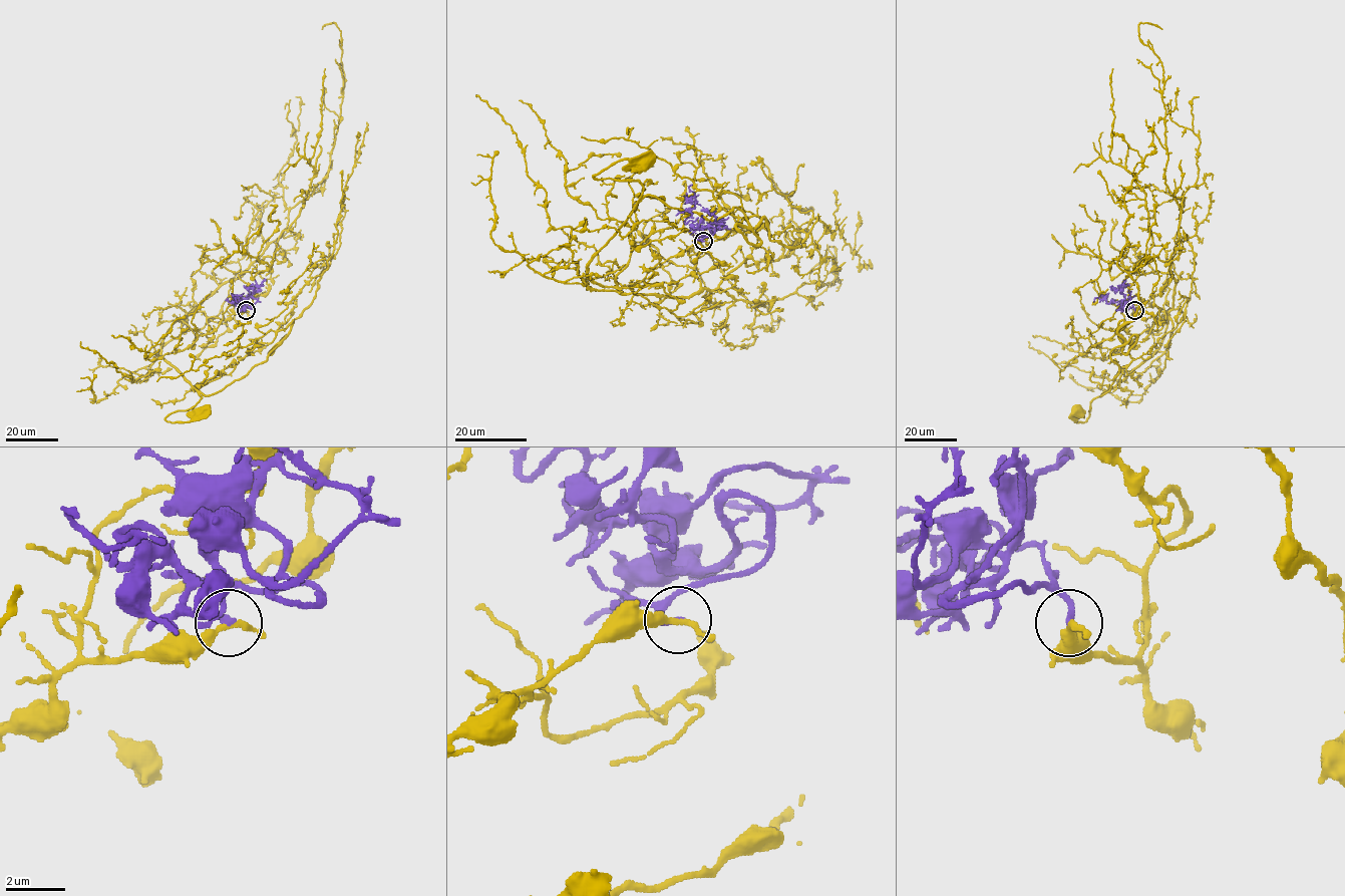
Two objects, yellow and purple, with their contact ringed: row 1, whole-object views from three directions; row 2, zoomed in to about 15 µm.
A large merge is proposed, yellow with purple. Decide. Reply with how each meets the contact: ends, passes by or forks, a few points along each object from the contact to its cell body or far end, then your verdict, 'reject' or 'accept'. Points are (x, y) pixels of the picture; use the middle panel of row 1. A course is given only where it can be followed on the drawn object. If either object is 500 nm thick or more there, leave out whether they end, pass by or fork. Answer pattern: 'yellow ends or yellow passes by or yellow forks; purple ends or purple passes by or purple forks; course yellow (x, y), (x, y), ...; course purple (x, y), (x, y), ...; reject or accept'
yellow passes by; purple ends; course yellow (703, 241), (632, 287), (605, 287), (588, 276), (591, 258), (643, 188), (593, 176), (622, 160), (645, 166); course purple (703, 241), (714, 228), (706, 227), (701, 233), (691, 221), (684, 223), (697, 201), (689, 189), (692, 185); reject

